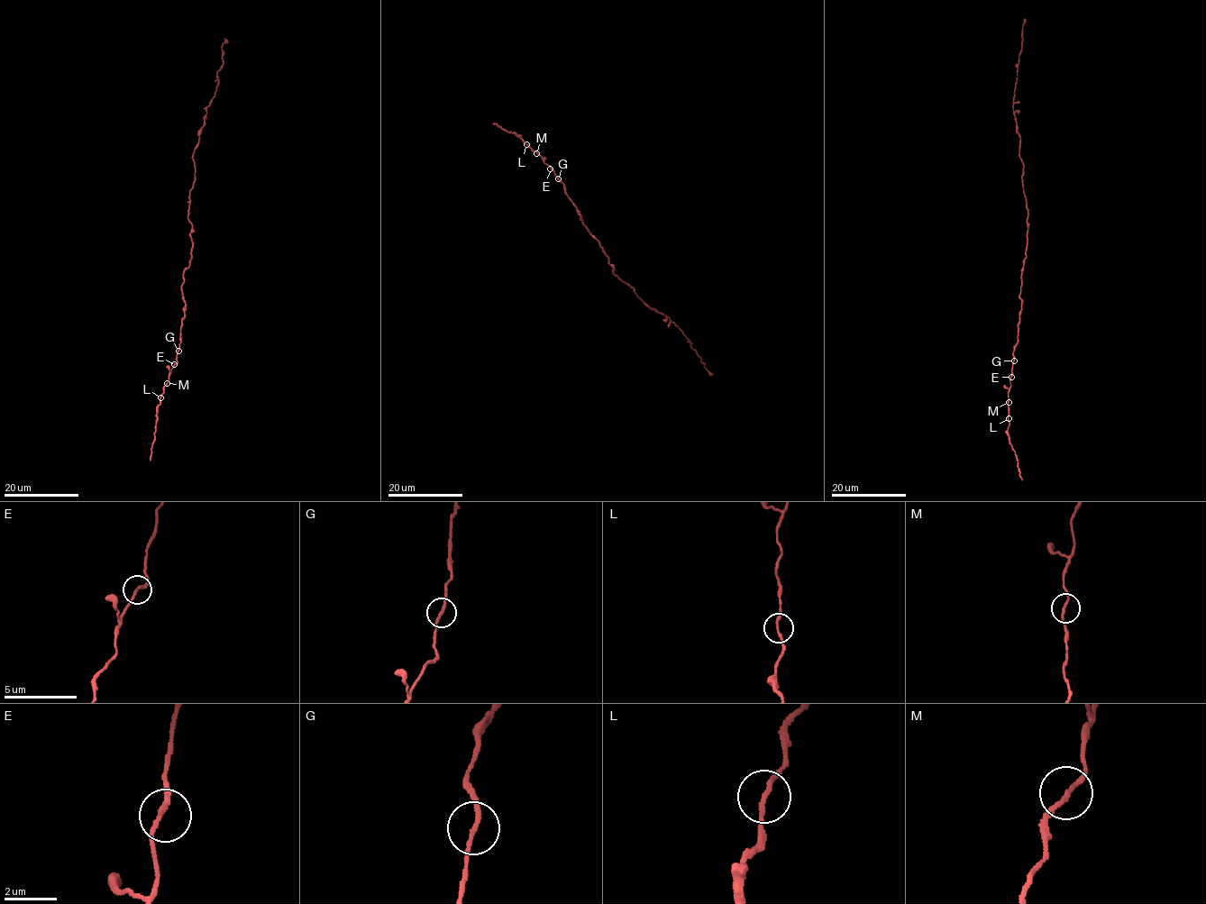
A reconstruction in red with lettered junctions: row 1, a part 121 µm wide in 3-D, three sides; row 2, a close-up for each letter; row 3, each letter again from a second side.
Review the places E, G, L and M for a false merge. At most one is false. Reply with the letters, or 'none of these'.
none of these

